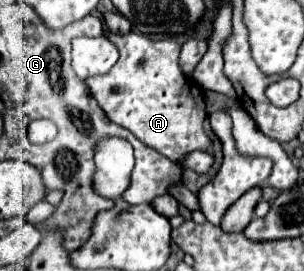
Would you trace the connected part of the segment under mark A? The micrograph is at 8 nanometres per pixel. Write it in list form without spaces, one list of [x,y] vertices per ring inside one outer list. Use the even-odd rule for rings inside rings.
[[[107,32],[107,38],[119,48],[119,60],[105,76],[87,78],[85,84],[89,86],[93,98],[99,102],[99,106],[105,110],[105,114],[111,118],[111,122],[127,128],[133,132],[143,144],[155,148],[169,160],[177,162],[191,150],[203,150],[211,146],[211,140],[207,138],[203,130],[203,122],[207,120],[207,106],[203,92],[195,82],[191,82],[179,66],[179,46],[175,40],[151,40],[142,33],[129,32],[129,34],[113,34]]]

